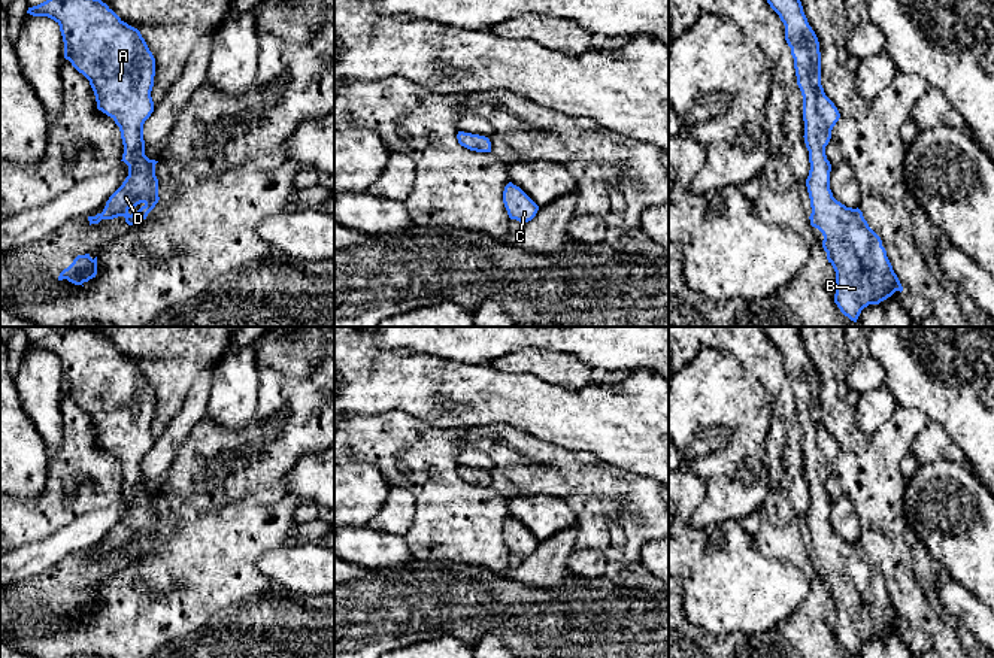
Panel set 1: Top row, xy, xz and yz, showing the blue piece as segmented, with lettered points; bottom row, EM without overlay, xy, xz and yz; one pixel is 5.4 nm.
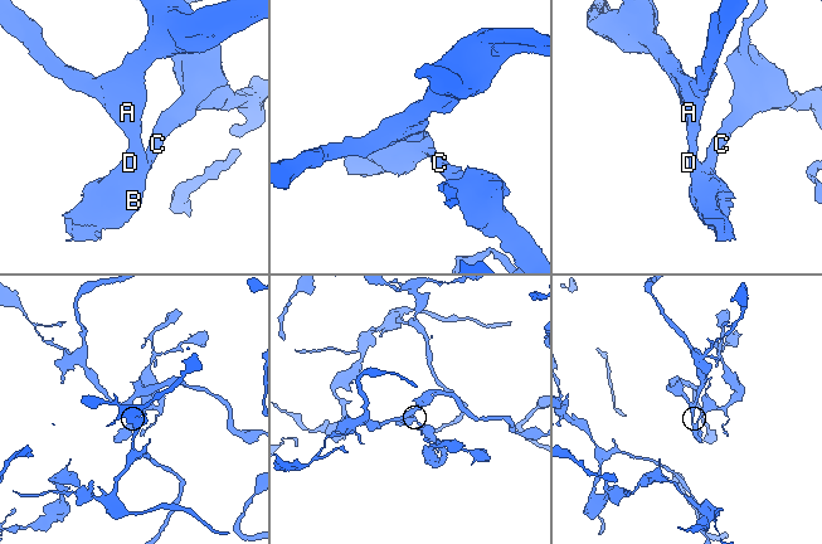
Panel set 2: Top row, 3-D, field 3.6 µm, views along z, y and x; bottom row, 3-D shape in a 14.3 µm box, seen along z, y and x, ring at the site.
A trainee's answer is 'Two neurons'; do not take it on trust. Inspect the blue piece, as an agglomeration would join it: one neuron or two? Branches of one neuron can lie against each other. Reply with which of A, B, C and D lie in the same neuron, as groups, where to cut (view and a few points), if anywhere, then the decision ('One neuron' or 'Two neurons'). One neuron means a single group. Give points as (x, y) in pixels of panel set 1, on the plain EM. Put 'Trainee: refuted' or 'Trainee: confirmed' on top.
Trainee: refuted
Groups: A B C D. No split. One neuron

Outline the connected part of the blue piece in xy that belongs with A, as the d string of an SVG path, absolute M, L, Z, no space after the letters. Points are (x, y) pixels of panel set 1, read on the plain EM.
M58 327L28 342L33 351L48 351L60 360L64 392L82 407L94 425L97 443L119 461L122 494L128 510L109 531L90 560L124 551L128 560L146 554L158 537L155 498L145 489L143 458L154 446L151 425L155 392L140 366L124 357L100 333Z

